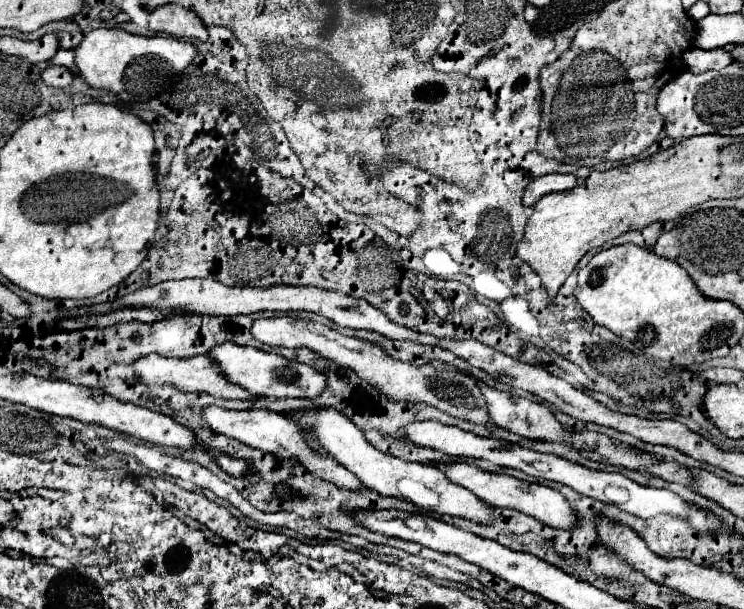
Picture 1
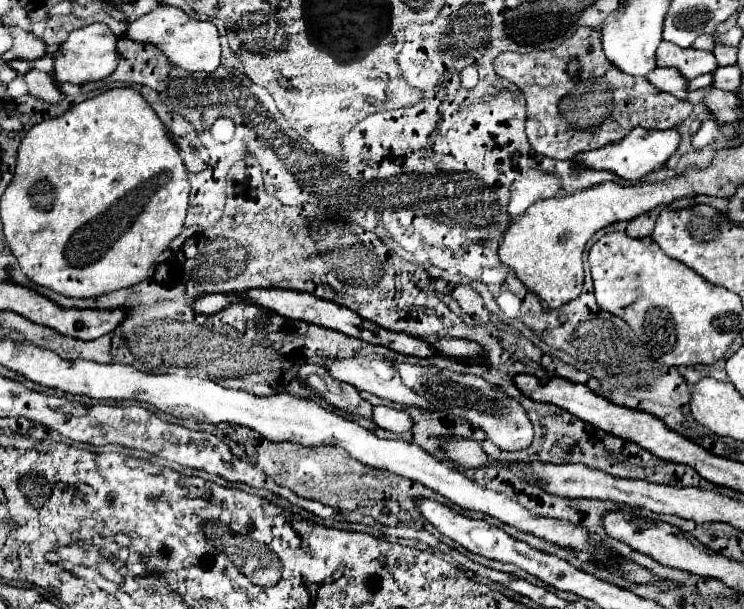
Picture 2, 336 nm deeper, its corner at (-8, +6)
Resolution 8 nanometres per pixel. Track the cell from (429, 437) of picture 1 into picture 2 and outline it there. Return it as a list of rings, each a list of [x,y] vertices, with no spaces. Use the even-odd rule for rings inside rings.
[[[382,405],[374,407],[372,409],[372,421],[380,429],[386,429],[392,433],[404,433],[404,431],[412,429],[412,419],[408,417],[408,413],[392,409],[392,407],[382,407]]]

